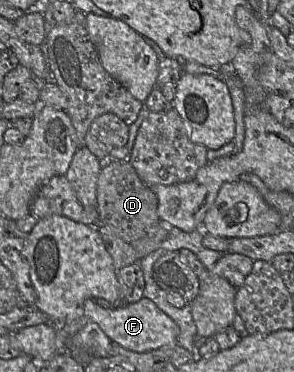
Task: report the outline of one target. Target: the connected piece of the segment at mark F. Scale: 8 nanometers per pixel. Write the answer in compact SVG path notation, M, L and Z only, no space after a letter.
M142 298L136 303L115 308L104 308L93 300L87 299L83 305L83 315L71 322L52 323L57 328L56 344L59 353L67 353L68 340L88 322L96 323L105 335L120 347L137 353L144 353L177 344L179 327L160 310L151 300Z

